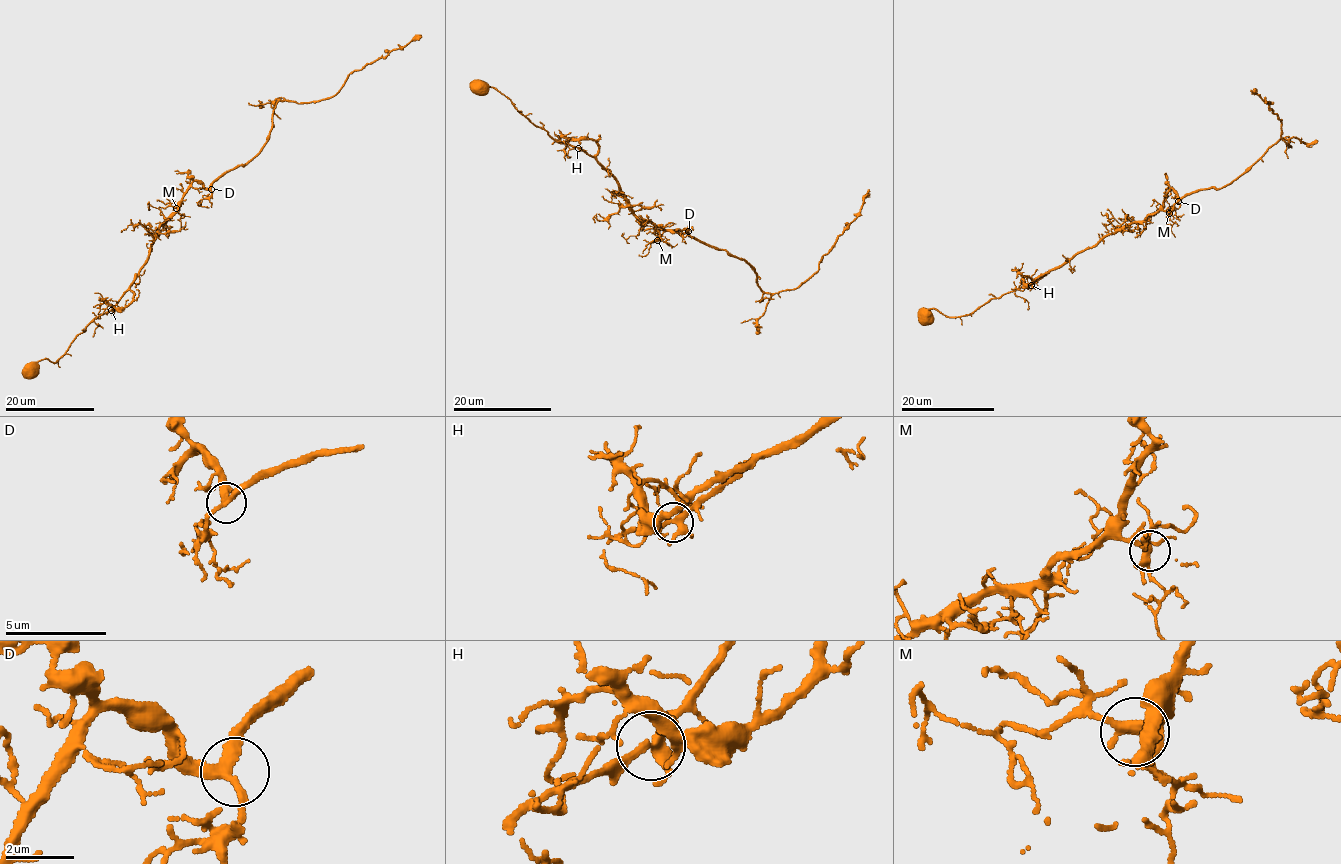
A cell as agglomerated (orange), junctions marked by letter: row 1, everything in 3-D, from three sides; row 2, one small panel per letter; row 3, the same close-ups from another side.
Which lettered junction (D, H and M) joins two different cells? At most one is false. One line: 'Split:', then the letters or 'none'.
Split: none

